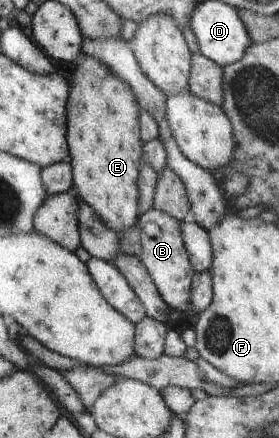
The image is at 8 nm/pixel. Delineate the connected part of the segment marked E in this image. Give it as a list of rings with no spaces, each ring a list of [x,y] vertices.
[[[81,55],[76,60],[73,82],[67,100],[67,144],[73,187],[81,202],[89,205],[111,230],[125,232],[136,226],[139,217],[138,174],[142,161],[139,111],[133,90],[95,56]]]

